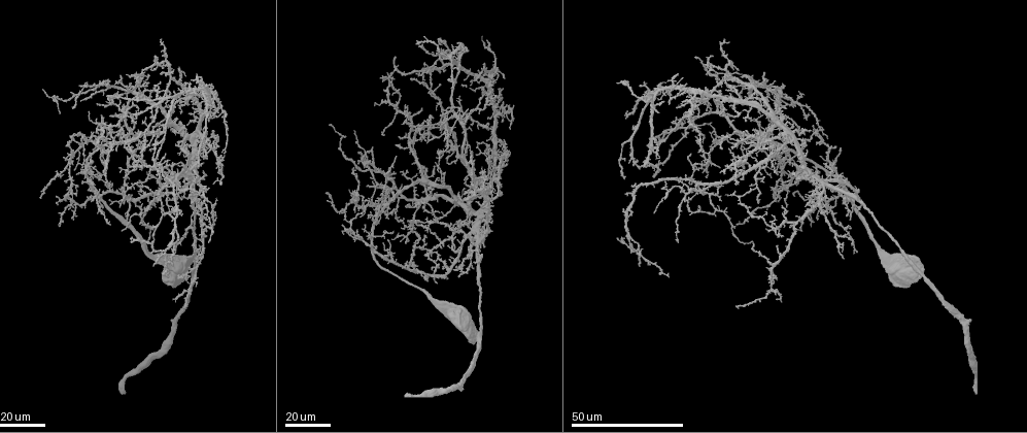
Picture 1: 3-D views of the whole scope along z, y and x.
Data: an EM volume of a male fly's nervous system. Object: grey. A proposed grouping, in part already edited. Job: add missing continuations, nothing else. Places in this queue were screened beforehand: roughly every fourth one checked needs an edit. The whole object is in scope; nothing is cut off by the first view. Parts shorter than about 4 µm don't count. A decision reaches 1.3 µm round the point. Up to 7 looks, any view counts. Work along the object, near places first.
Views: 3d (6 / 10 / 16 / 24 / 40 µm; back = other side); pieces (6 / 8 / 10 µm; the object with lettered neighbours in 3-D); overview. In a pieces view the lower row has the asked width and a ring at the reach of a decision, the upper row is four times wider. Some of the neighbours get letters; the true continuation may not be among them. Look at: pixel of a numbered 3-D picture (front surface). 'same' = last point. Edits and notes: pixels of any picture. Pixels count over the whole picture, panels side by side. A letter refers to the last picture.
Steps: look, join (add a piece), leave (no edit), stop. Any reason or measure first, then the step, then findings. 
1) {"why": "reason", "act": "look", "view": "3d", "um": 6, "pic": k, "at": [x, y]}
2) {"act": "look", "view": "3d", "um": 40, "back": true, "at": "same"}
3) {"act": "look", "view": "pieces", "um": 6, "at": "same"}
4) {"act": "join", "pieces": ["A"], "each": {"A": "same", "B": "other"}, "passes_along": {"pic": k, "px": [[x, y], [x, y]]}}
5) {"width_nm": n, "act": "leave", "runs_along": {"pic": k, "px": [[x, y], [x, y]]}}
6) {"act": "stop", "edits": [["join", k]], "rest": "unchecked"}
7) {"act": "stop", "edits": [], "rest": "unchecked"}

{"why": "thin end", "act": "look", "view": "3d", "um": 40, "pic": 1, "at": [128, 163]}

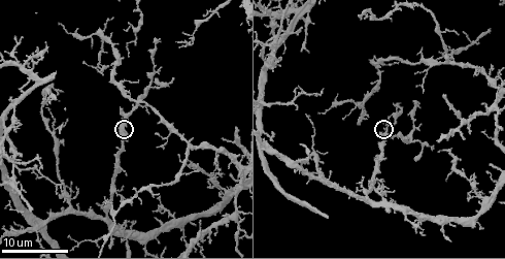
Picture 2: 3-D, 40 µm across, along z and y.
{"act": "look", "view": "pieces", "um": 10, "pic": 2, "at": [125, 131]}

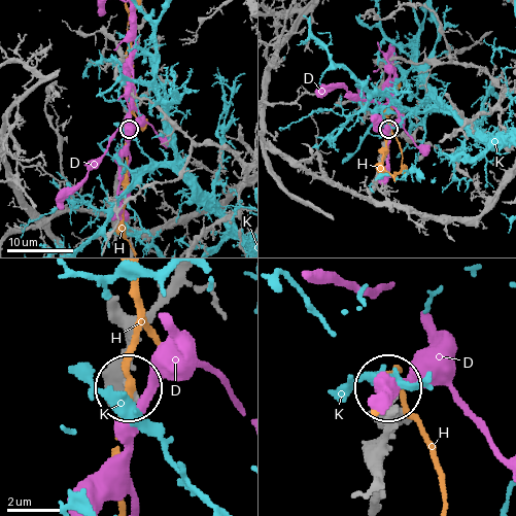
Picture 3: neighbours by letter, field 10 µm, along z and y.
{"act": "leave", "each": {"D": "other", "H": "other", "K": "other"}, "found": "none of them fits"}

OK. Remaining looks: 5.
{"why": "branch stops here", "act": "look", "view": "3d", "um": 40, "pic": 1, "at": [776, 233]}

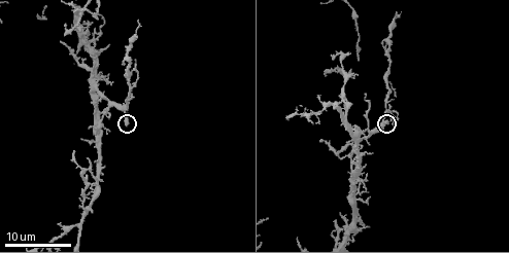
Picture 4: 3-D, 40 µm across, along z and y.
{"act": "look", "view": "pieces", "um": 6, "pic": 4, "at": [387, 122]}

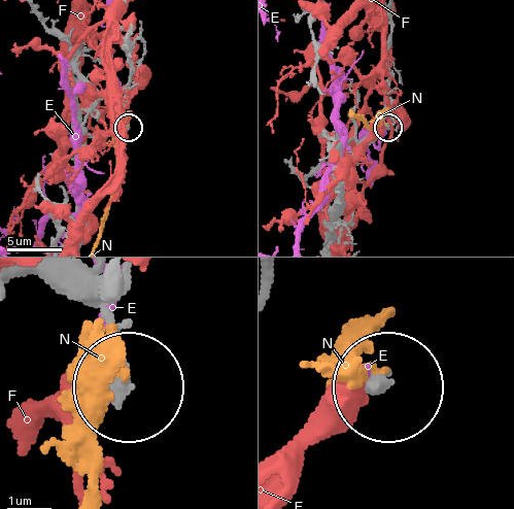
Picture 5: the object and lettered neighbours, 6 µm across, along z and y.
{"act": "leave", "each": {"E": "other", "F": "other", "N": "other"}, "runs_along": {"pic": 5, "px": [[71, 279], [100, 312], [123, 386]]}, "found": "no lettered piece goes on from it"}

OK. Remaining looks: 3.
{"why": "thin end", "act": "look", "view": "3d", "um": 40, "pic": 1, "at": [424, 79]}

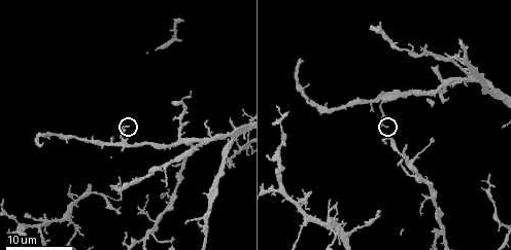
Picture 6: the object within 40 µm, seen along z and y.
{"act": "look", "view": "pieces", "um": 6, "pic": 6, "at": [387, 126]}

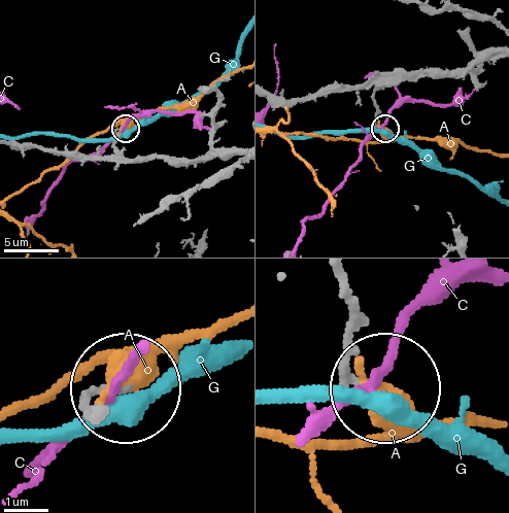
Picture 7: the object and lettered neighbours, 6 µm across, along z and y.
{"act": "leave", "each": {"A": "other", "C": "other", "G": "other"}, "found": "no lettered piece goes on from it"}

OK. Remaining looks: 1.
{"act": "stop", "edits": [], "rest": "unchecked"}

